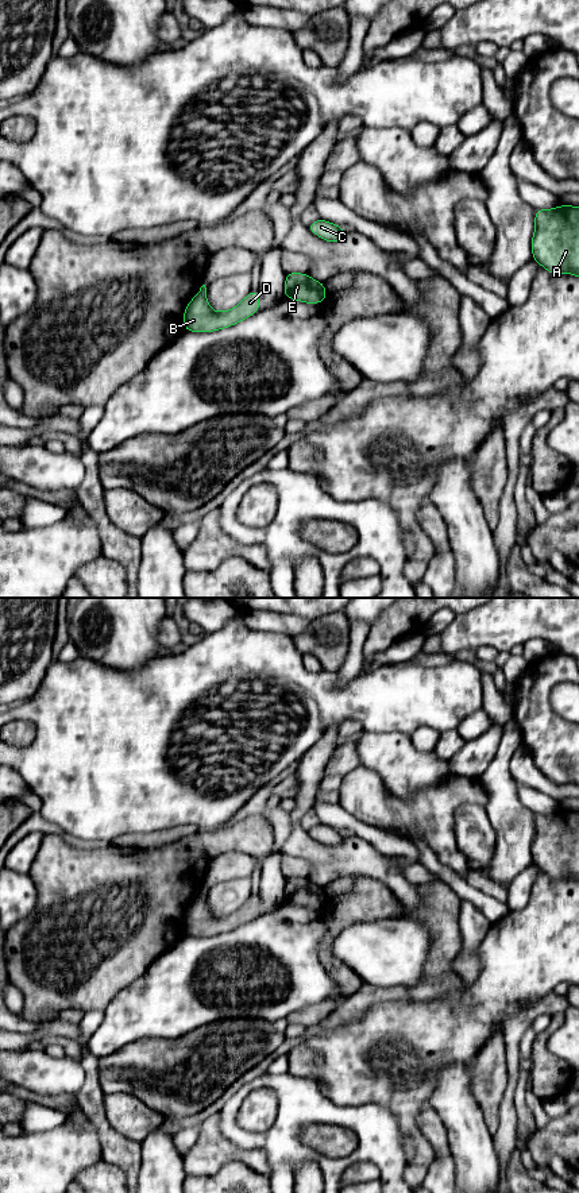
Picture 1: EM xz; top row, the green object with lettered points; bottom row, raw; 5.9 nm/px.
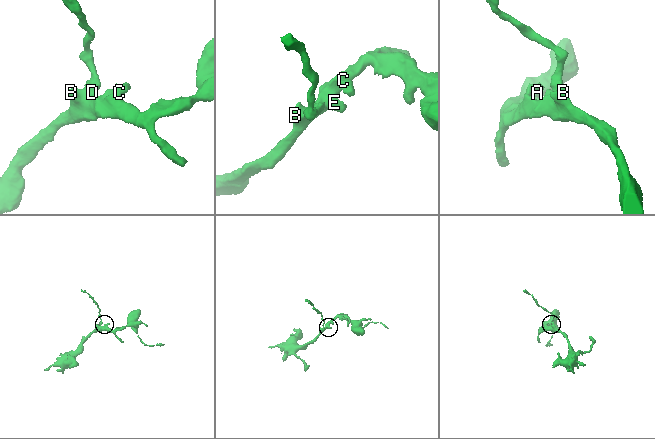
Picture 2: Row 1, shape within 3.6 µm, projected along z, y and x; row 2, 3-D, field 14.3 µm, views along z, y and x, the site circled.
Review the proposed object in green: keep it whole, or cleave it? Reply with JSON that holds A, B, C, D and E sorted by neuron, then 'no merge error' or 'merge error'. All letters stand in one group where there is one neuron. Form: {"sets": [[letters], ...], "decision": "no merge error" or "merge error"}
{"sets": [["A", "B", "C", "D", "E"]], "decision": "no merge error"}

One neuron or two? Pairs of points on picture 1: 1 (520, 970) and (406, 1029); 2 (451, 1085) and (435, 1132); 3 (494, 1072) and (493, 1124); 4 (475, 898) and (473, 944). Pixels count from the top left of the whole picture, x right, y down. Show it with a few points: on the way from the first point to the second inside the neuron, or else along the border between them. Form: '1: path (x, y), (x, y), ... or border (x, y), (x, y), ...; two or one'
1: path (491, 997), (454, 1029), (435, 1029); one
2: border (429, 1104), (446, 1128), (447, 1145), (450, 1147); two
3: path (491, 1085), (491, 1111); one
4: border (462, 900), (471, 902), (493, 922); two

